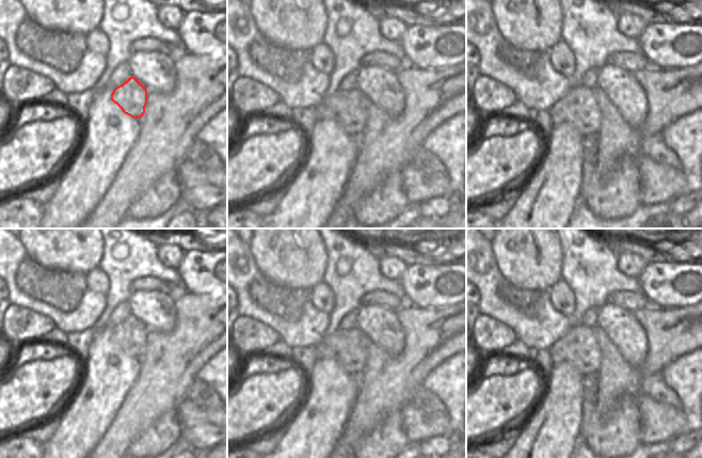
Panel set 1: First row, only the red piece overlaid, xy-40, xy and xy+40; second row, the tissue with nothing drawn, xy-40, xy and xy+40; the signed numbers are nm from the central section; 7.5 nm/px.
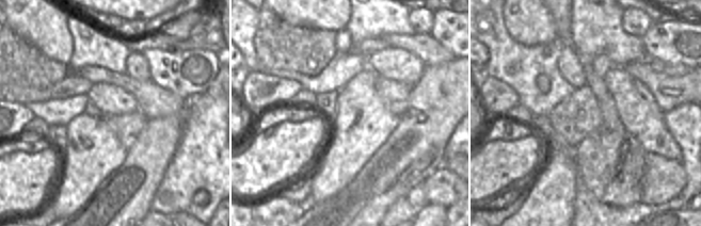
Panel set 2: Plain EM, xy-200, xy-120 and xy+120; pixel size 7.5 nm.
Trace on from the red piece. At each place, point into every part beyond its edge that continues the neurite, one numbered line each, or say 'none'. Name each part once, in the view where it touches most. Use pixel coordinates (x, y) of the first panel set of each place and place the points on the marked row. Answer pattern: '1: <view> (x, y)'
1: xy-40 (156, 70)

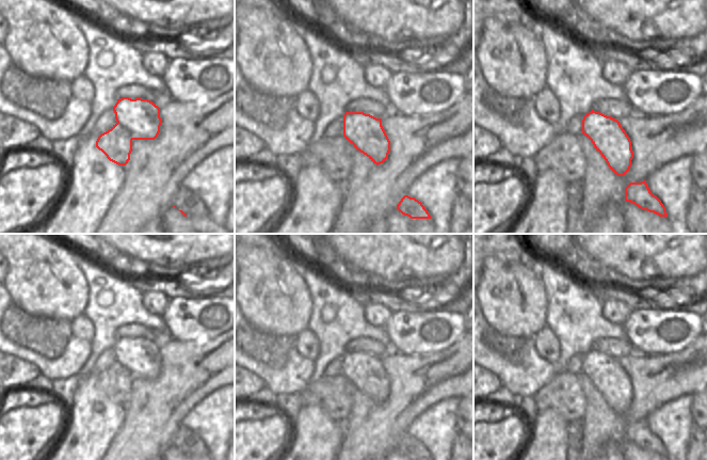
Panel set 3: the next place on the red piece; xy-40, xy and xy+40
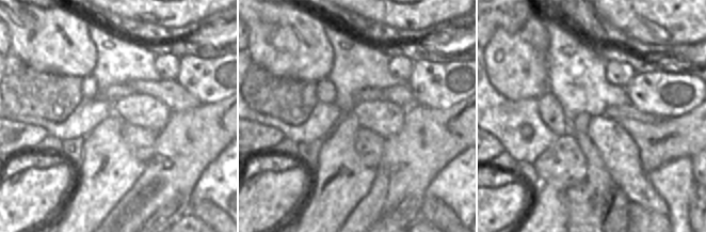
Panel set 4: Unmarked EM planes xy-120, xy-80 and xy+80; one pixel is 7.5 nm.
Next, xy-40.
none

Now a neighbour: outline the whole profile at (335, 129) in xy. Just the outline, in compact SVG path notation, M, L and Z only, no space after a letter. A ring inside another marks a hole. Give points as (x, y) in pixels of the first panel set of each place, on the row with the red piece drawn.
M343 116L333 121L326 128L324 136L327 138L338 138L343 136Z

